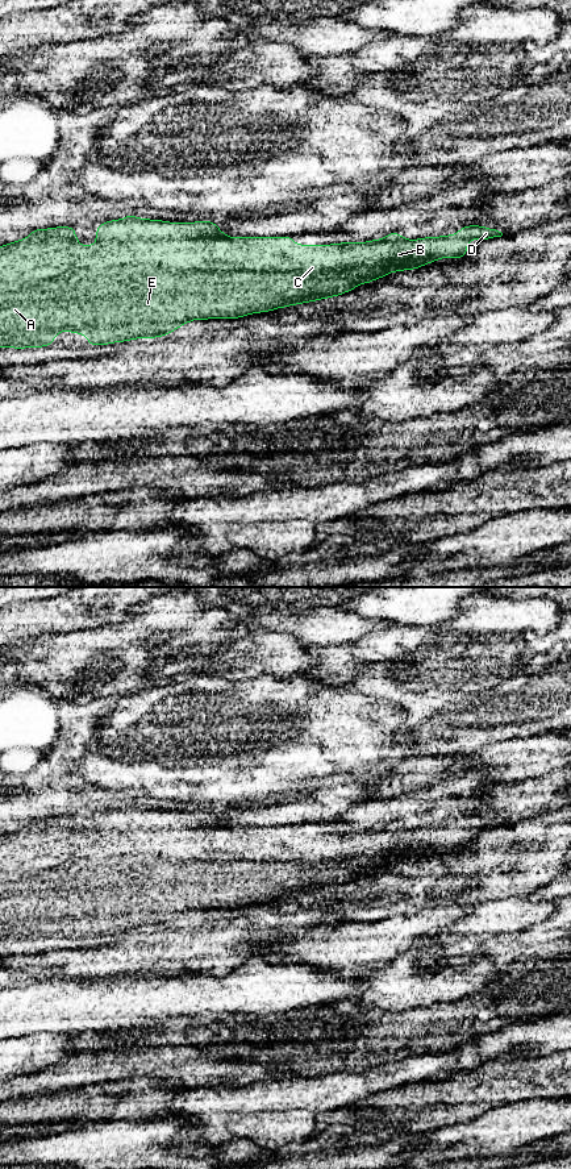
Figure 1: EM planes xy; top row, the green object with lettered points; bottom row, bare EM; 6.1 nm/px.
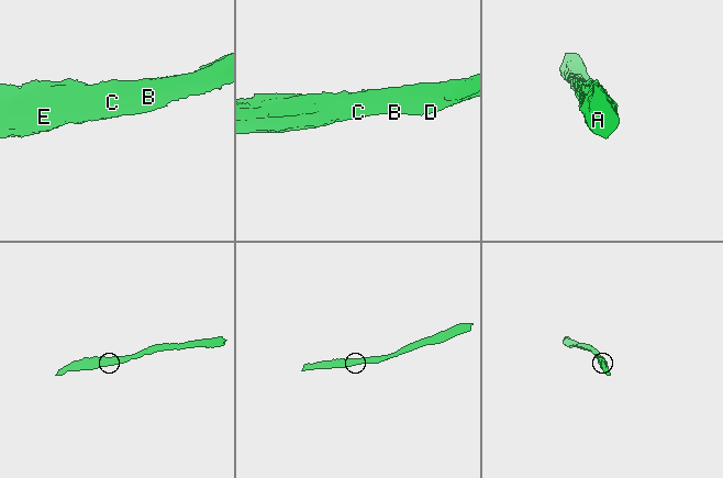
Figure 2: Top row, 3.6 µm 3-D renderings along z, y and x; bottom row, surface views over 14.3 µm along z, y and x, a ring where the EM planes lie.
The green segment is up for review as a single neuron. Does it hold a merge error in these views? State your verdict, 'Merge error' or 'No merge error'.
No merge error

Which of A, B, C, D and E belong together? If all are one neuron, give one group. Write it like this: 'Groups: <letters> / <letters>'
Groups: A B C D E

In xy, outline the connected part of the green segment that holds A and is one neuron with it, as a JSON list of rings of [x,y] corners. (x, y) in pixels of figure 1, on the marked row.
[[[128,215],[125,219],[101,222],[96,229],[96,244],[93,246],[79,245],[75,237],[76,229],[72,226],[58,226],[49,229],[34,229],[26,240],[13,241],[0,246],[0,348],[41,348],[53,346],[54,337],[61,332],[74,332],[88,336],[88,346],[124,342],[136,338],[155,338],[168,336],[170,332],[180,328],[186,323],[196,319],[238,319],[251,313],[270,312],[276,308],[289,307],[301,303],[334,298],[349,292],[360,283],[371,283],[376,278],[387,276],[392,271],[416,270],[434,263],[438,258],[464,258],[467,255],[468,240],[491,240],[501,237],[503,233],[479,225],[463,226],[453,236],[425,237],[418,240],[405,240],[400,233],[392,232],[382,240],[368,242],[349,241],[347,244],[332,245],[296,245],[291,236],[286,237],[228,237],[213,221],[166,222],[164,220],[138,219]]]

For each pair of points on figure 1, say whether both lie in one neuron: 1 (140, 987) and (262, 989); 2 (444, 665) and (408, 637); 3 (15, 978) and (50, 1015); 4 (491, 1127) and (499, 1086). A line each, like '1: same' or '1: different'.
1: same
2: different
3: different
4: different

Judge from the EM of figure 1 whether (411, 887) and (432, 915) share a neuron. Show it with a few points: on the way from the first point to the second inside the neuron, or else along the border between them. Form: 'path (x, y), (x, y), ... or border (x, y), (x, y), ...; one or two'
border (440, 905), (424, 907), (409, 915), (396, 915); two

